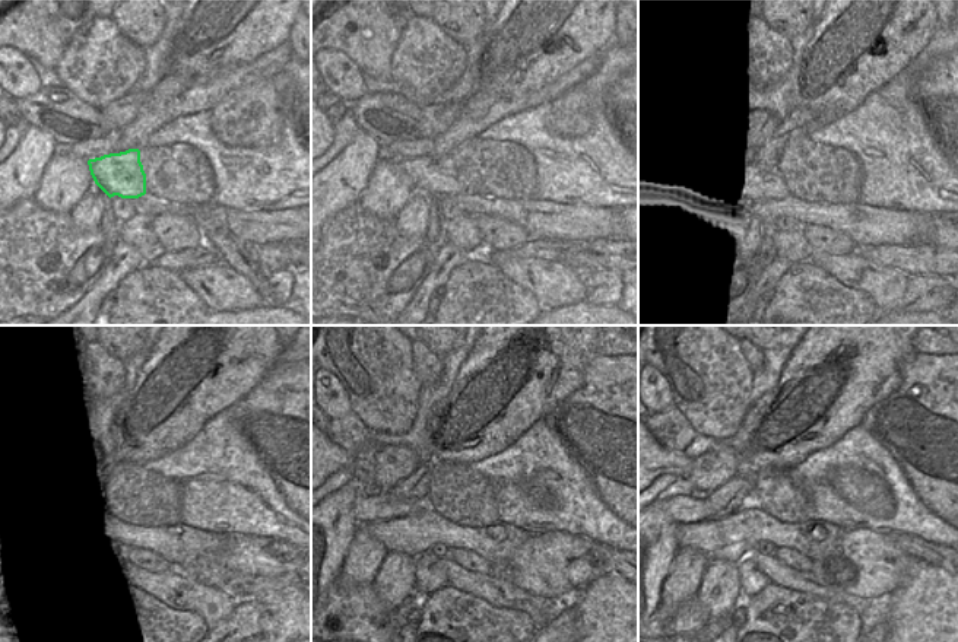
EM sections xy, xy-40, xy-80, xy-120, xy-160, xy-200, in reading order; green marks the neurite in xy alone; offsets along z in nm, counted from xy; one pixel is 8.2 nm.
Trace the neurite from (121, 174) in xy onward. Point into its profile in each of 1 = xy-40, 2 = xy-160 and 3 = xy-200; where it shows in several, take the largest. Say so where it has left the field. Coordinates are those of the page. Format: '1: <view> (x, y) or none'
1: xy-40 (435, 175)
2: xy-160 (365, 508)
3: xy-200 (682, 509)

